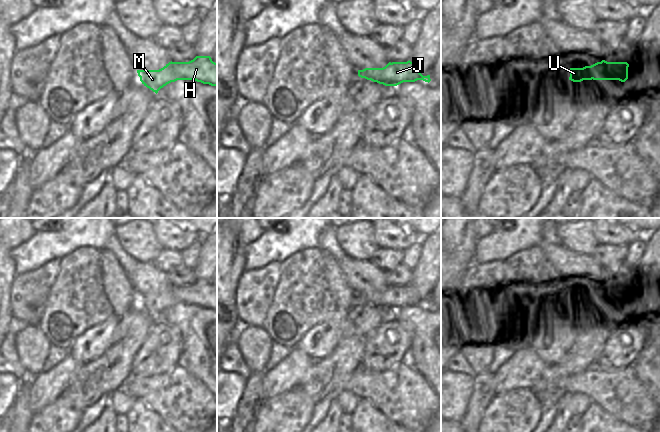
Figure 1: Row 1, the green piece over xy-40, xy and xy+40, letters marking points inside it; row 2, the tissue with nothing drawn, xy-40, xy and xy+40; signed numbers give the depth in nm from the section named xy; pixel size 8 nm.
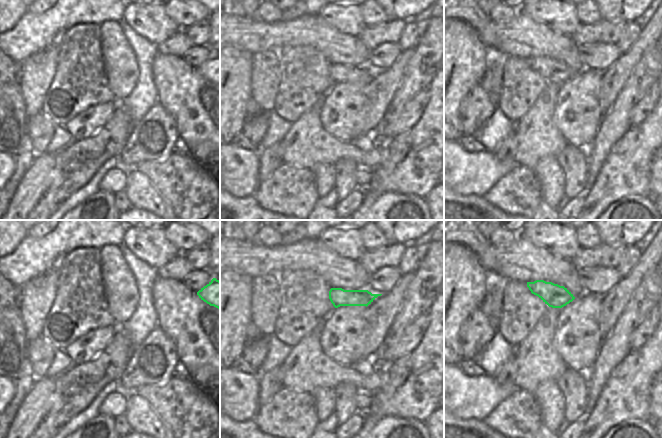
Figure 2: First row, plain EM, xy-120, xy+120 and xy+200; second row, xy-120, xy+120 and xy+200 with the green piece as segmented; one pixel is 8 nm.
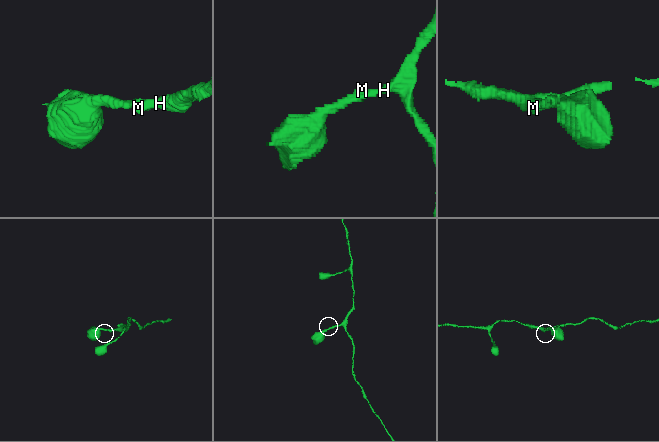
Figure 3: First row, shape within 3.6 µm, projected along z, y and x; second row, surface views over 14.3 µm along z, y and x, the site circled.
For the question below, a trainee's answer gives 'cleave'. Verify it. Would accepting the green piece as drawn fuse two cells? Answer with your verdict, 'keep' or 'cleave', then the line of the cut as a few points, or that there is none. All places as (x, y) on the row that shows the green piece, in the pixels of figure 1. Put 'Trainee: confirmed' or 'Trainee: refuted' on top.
Trainee: refuted
keep | no cut

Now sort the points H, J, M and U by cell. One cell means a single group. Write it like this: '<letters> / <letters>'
H J M U

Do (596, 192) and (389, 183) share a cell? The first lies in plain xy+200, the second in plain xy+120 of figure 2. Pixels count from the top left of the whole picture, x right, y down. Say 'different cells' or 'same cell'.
same cell

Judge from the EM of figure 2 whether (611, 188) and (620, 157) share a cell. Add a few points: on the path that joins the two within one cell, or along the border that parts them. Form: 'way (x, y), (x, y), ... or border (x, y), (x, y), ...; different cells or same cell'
way (615, 180), (620, 175), (620, 165); same cell

